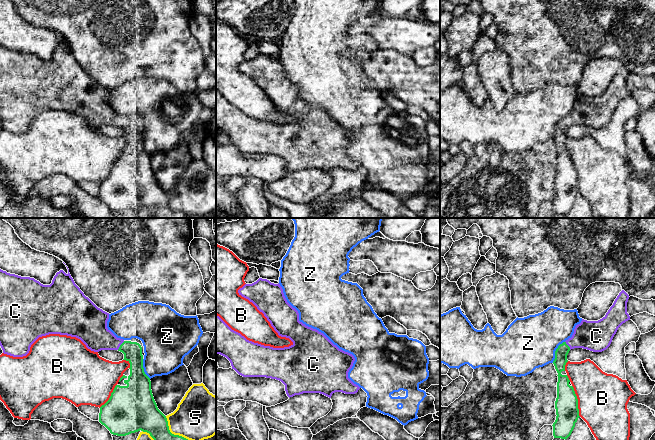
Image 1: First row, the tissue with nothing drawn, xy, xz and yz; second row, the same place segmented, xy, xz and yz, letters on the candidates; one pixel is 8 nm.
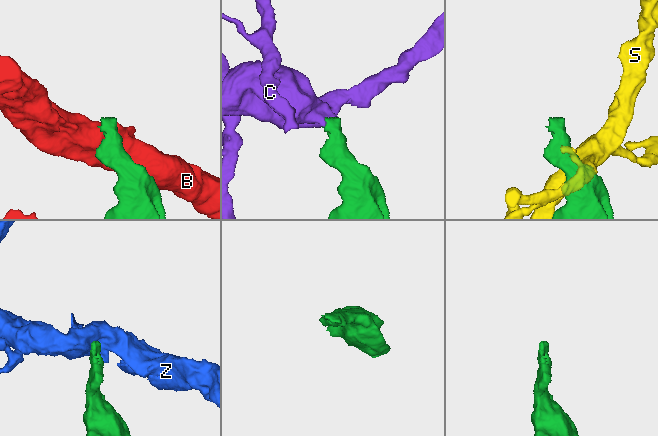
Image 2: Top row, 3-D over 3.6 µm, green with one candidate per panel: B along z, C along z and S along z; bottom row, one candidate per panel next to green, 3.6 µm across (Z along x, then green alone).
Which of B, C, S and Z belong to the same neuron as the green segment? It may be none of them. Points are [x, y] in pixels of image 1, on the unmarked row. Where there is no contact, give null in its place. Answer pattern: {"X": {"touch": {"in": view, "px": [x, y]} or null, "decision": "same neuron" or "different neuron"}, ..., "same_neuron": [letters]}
{"B": {"touch": {"in": "yz", "px": [577, 177]}, "decision": "different neuron"}, "C": {"touch": {"in": "xy", "px": [120, 121]}, "decision": "same neuron"}, "S": {"touch": {"in": "xy", "px": [175, 211]}, "decision": "different neuron"}, "Z": {"touch": {"in": "yz", "px": [555, 127]}, "decision": "different neuron"}, "same_neuron": ["C"]}

